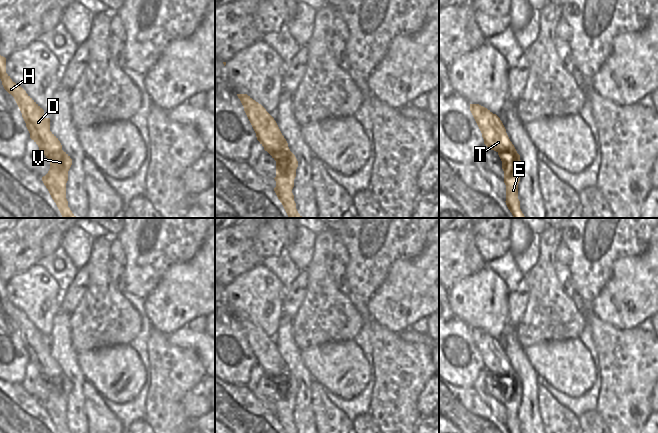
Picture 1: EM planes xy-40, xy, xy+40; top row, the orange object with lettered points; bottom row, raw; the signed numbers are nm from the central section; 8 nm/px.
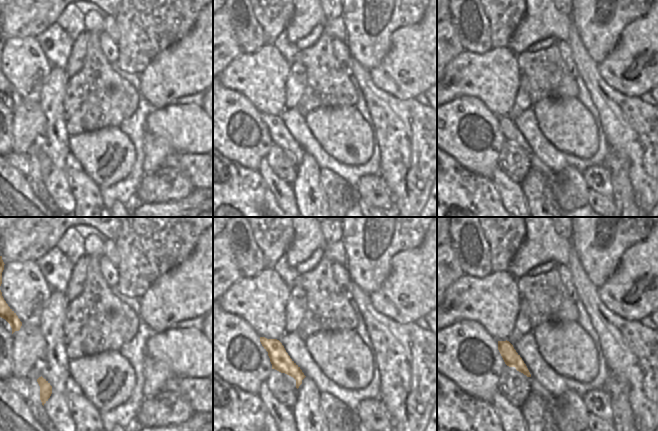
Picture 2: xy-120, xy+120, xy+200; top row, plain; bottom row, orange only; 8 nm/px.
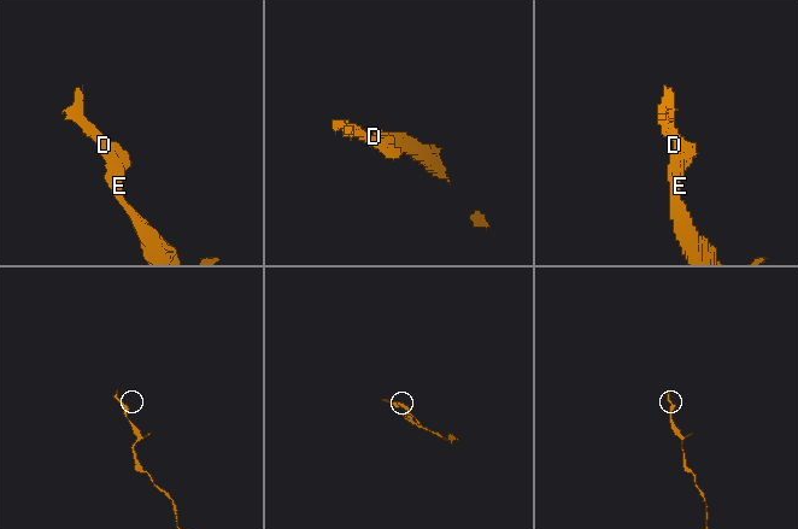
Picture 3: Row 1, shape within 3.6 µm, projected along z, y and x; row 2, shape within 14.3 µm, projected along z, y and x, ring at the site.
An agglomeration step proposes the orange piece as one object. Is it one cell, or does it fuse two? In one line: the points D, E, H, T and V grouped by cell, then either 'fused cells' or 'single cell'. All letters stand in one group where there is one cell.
groups D E H T V; single cell

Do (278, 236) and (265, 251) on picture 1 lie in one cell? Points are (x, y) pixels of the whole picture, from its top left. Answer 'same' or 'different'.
same

